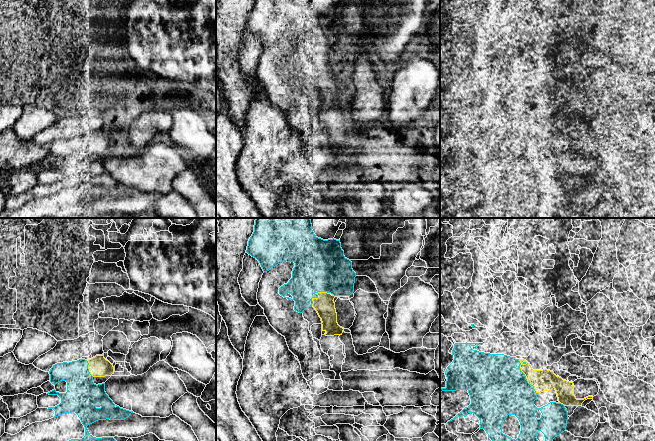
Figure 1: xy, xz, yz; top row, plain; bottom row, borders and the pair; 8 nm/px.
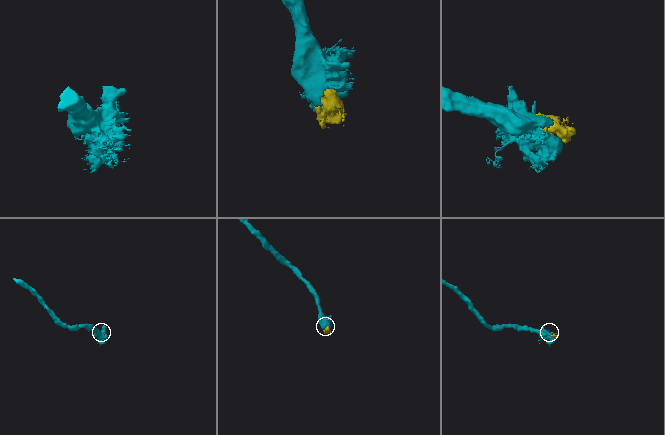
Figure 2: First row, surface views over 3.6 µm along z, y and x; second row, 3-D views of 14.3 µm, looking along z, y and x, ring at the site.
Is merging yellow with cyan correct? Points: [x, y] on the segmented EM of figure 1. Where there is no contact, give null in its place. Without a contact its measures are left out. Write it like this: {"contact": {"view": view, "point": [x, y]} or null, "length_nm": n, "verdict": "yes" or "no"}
{"contact": {"view": "yz", "point": [526, 377]}, "length_nm": 320, "verdict": "yes"}

